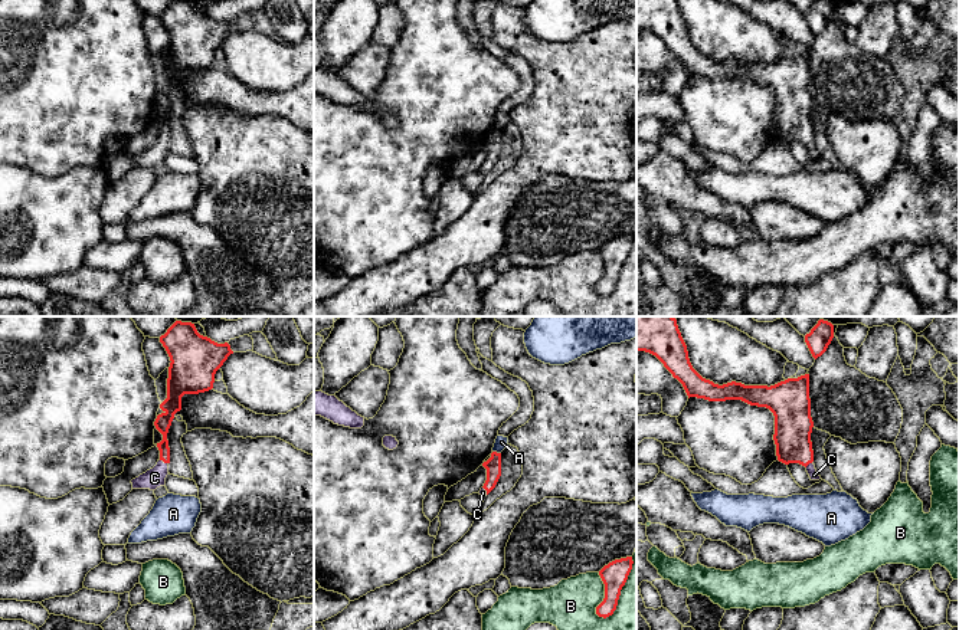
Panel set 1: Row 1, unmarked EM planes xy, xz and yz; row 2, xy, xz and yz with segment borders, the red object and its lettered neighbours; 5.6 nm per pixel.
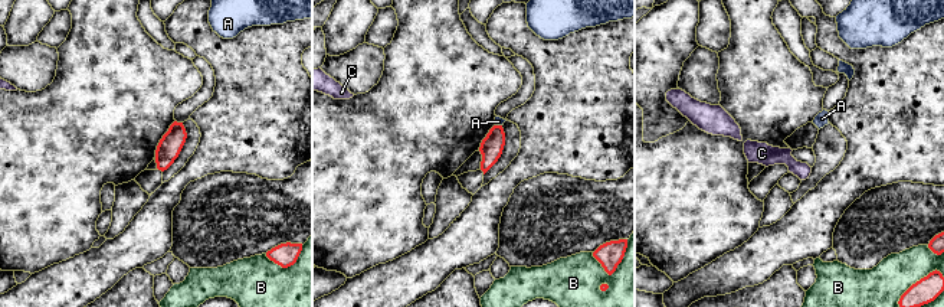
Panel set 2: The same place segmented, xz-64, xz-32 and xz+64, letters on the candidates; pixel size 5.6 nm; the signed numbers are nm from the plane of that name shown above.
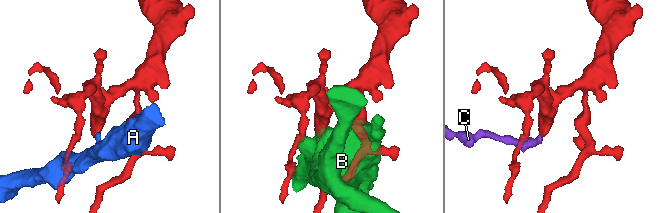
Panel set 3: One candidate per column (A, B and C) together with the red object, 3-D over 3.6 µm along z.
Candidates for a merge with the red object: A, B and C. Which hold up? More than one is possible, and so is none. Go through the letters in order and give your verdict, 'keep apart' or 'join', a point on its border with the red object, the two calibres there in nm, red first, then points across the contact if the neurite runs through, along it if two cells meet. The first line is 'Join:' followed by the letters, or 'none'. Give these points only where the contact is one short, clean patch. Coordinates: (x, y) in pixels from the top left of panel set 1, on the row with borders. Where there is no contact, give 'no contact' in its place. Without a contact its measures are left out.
Join: C
A: keep apart | xz (496, 452) | 90/70 nm
B: keep apart | xz (619, 591) | 140/240 nm
C: join | xy (163, 460) | 90/120 nm | across xy (163, 422), (163, 460), (161, 469), (154, 478)

